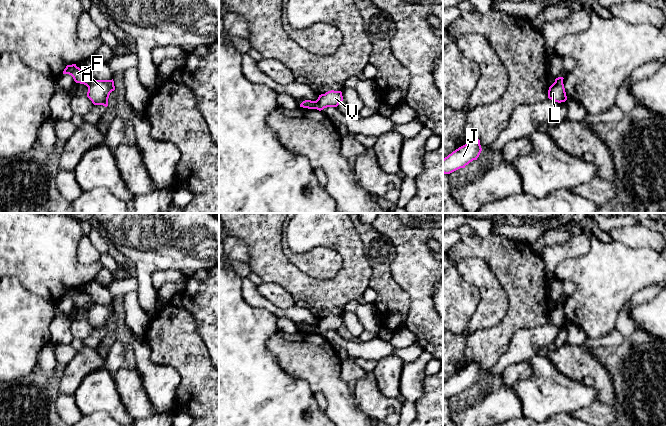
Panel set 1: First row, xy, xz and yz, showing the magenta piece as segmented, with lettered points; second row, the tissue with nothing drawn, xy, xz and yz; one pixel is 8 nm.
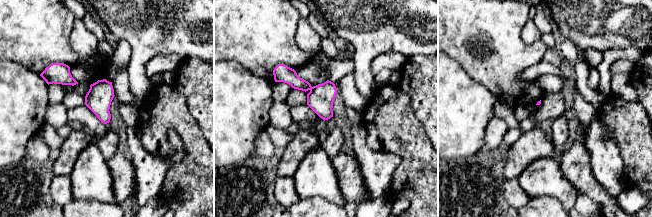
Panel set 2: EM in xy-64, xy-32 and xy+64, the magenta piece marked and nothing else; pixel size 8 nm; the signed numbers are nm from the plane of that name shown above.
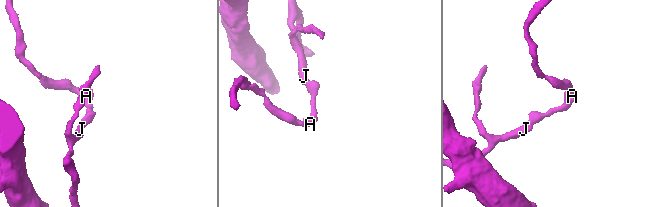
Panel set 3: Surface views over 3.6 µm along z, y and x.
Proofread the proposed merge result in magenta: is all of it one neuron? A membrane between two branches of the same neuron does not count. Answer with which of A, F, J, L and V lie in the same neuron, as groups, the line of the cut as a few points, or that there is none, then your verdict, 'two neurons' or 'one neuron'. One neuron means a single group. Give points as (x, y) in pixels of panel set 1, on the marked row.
groups A J L V / F; cut xz (314, 101), (315, 108); two neurons

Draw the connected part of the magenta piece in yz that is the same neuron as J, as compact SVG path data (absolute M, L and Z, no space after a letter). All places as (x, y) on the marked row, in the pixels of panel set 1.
M471 139L443 159L443 173L450 174L460 168L465 168L473 160L477 160L482 151L480 140Z

